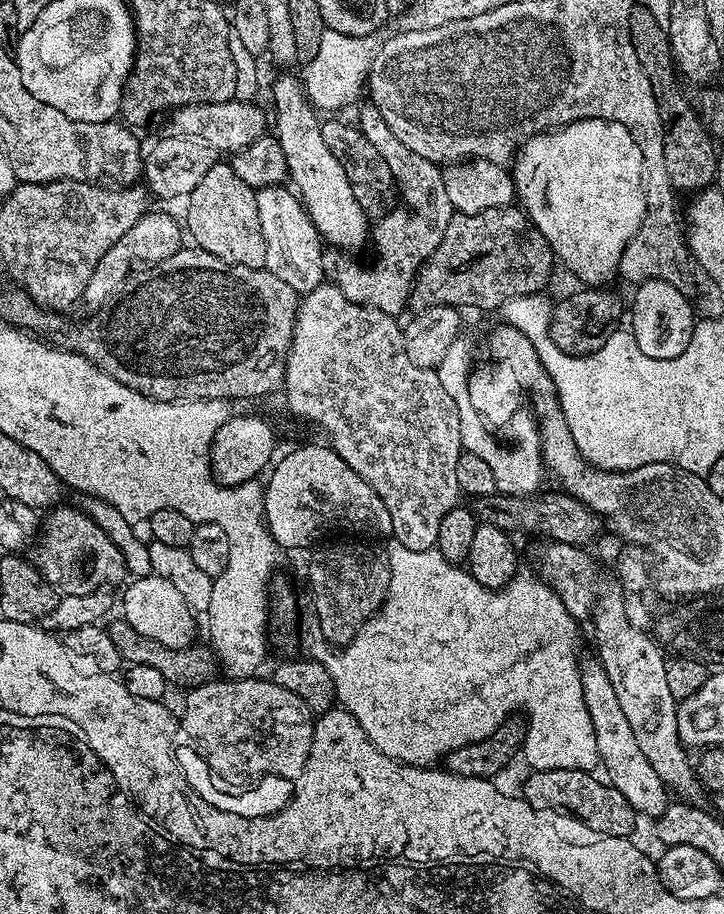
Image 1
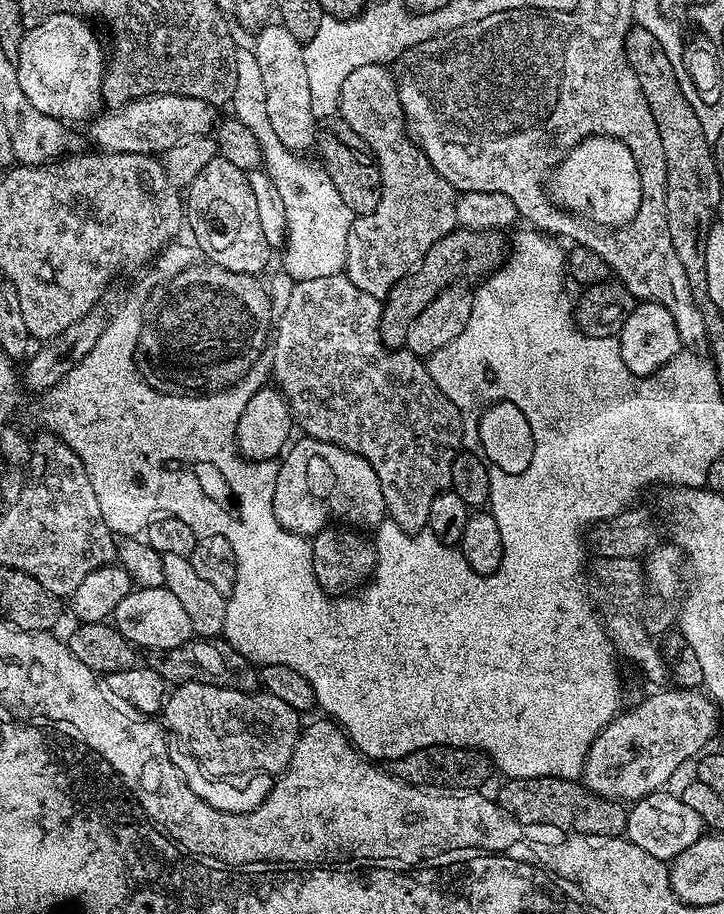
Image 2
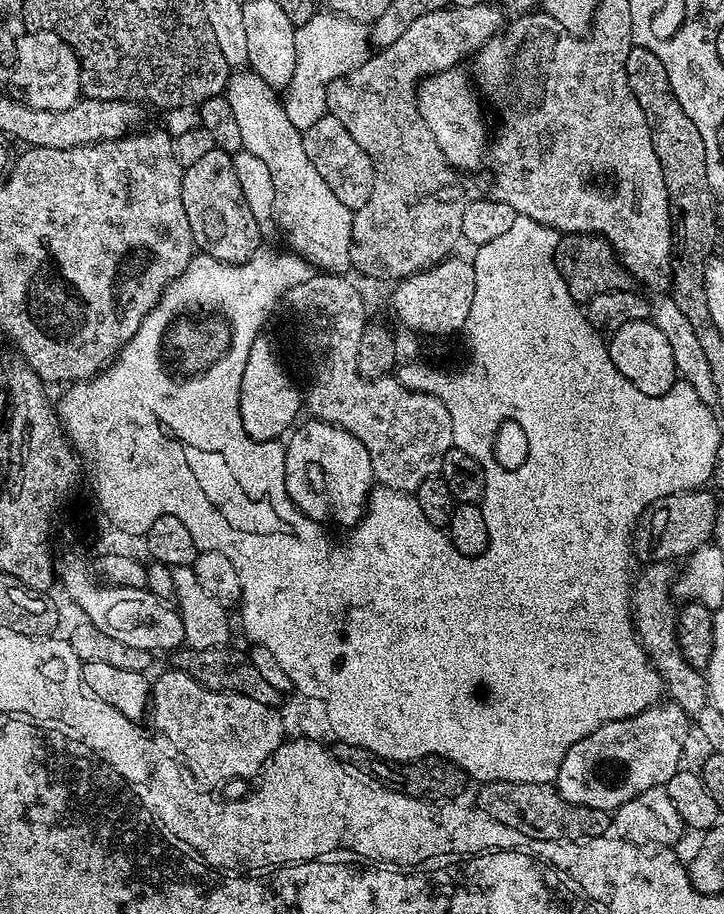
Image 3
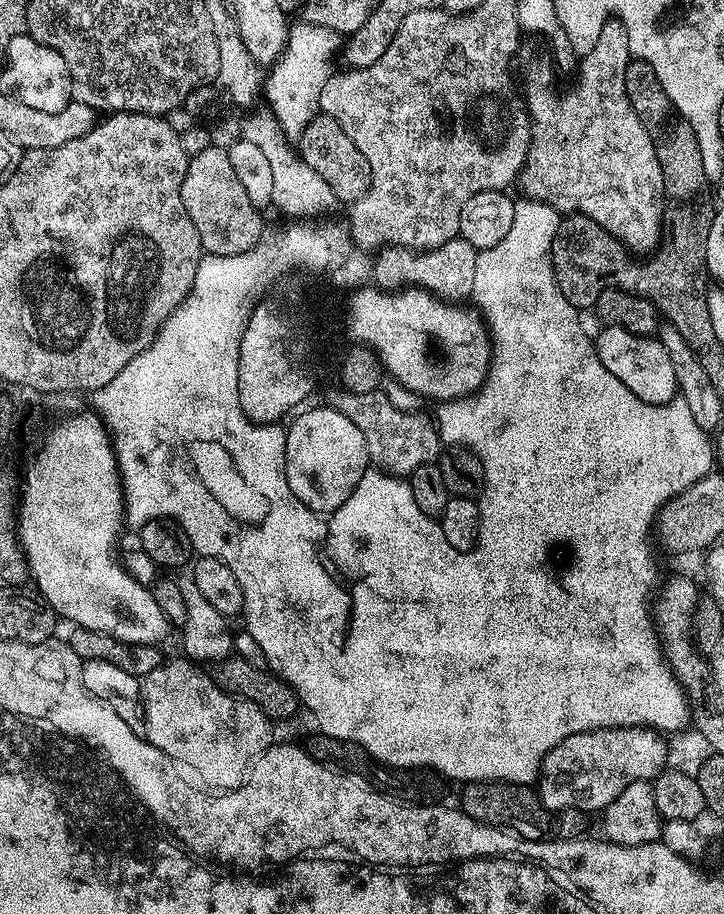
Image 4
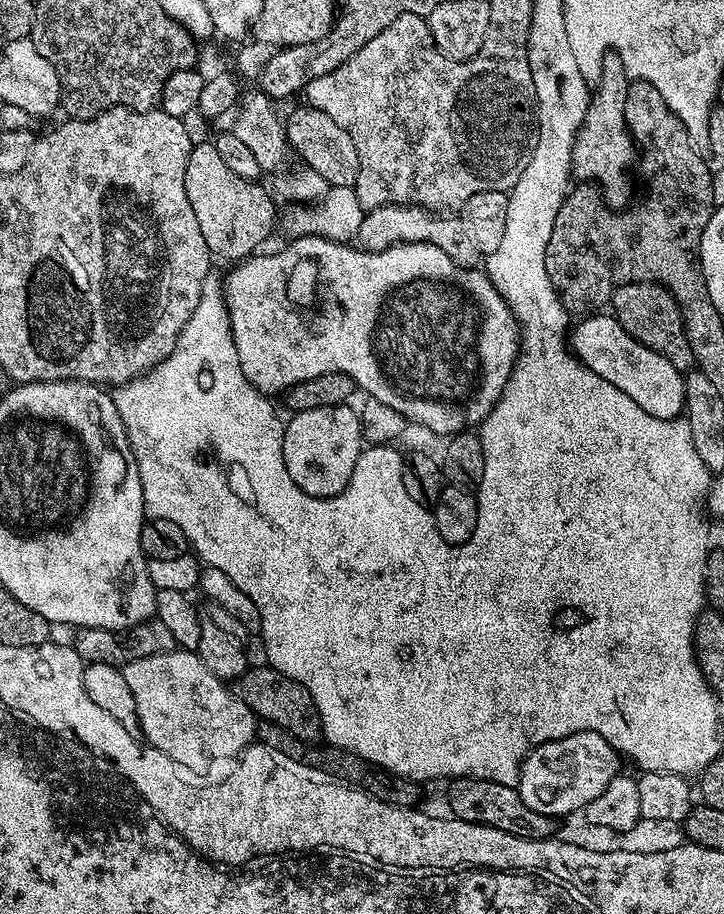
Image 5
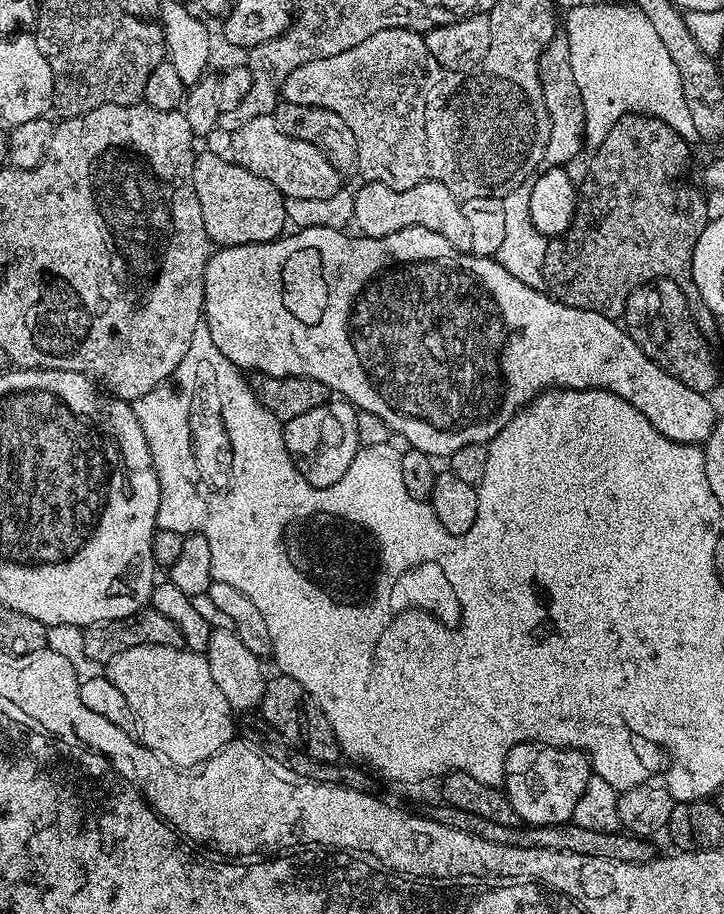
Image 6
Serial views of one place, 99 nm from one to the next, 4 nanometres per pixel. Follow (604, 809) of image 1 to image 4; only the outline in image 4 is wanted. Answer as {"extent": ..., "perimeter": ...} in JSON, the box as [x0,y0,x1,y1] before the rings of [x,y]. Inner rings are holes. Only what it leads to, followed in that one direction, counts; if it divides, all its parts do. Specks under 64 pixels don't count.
{"extent":[458,780,585,840],"perimeter":[[[473,780],[465,783],[458,807],[470,818],[491,828],[511,830],[525,840],[574,840],[585,835],[585,813],[576,808],[550,812],[540,804],[540,797],[526,784],[504,784],[500,780]]]}

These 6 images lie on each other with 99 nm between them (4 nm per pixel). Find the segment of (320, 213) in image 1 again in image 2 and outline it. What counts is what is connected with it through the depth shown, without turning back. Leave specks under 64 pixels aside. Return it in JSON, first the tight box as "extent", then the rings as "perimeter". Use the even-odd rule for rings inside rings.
{"extent":[251,22,317,154],"perimeter":[[[269,22],[255,33],[256,44],[251,45],[257,59],[262,84],[266,88],[267,117],[271,128],[281,138],[282,144],[291,152],[304,154],[316,143],[317,116],[311,112],[309,81],[306,78],[306,65],[301,41],[290,34],[279,22]]]}

